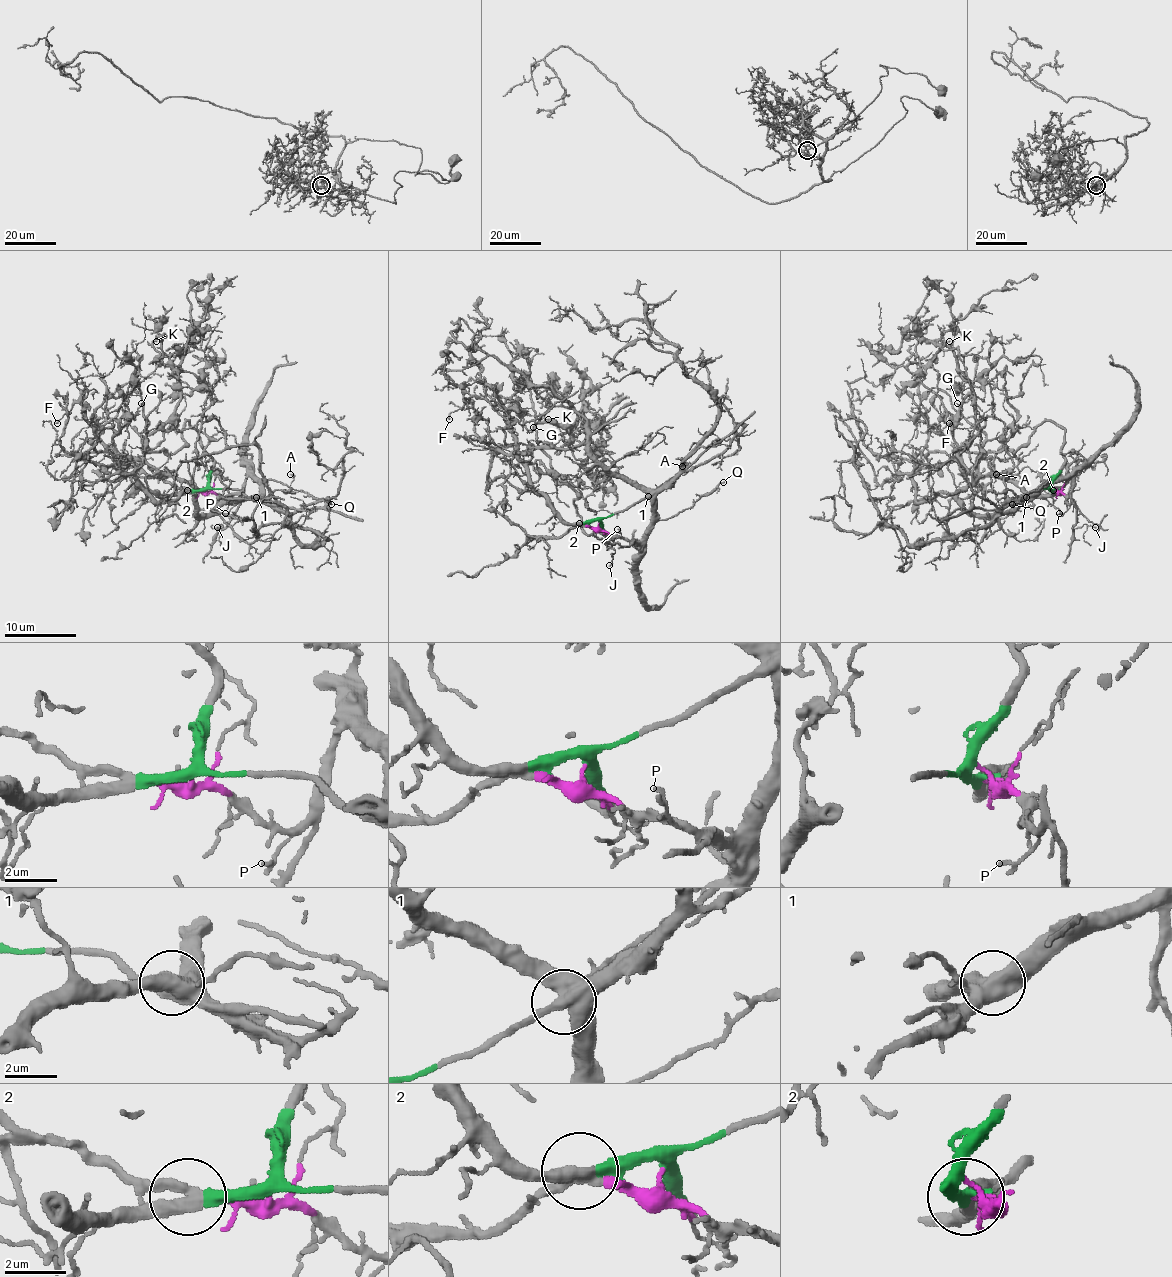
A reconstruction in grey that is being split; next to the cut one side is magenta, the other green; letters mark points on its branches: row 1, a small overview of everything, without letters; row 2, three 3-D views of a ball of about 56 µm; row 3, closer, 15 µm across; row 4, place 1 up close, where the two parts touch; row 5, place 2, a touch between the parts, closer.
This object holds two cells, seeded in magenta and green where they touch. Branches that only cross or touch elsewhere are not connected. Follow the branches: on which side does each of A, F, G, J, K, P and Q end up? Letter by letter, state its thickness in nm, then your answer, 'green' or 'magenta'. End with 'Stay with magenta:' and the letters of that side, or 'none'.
A: 140 nm thick; magenta
F: 130 nm thick; magenta
G: 110 nm thick; green
J: 120 nm thick; magenta
K: 140 nm thick; green
P: 150 nm thick; magenta
Q: 180 nm thick; magenta
Stay with magenta: A, F, J, P, Q

